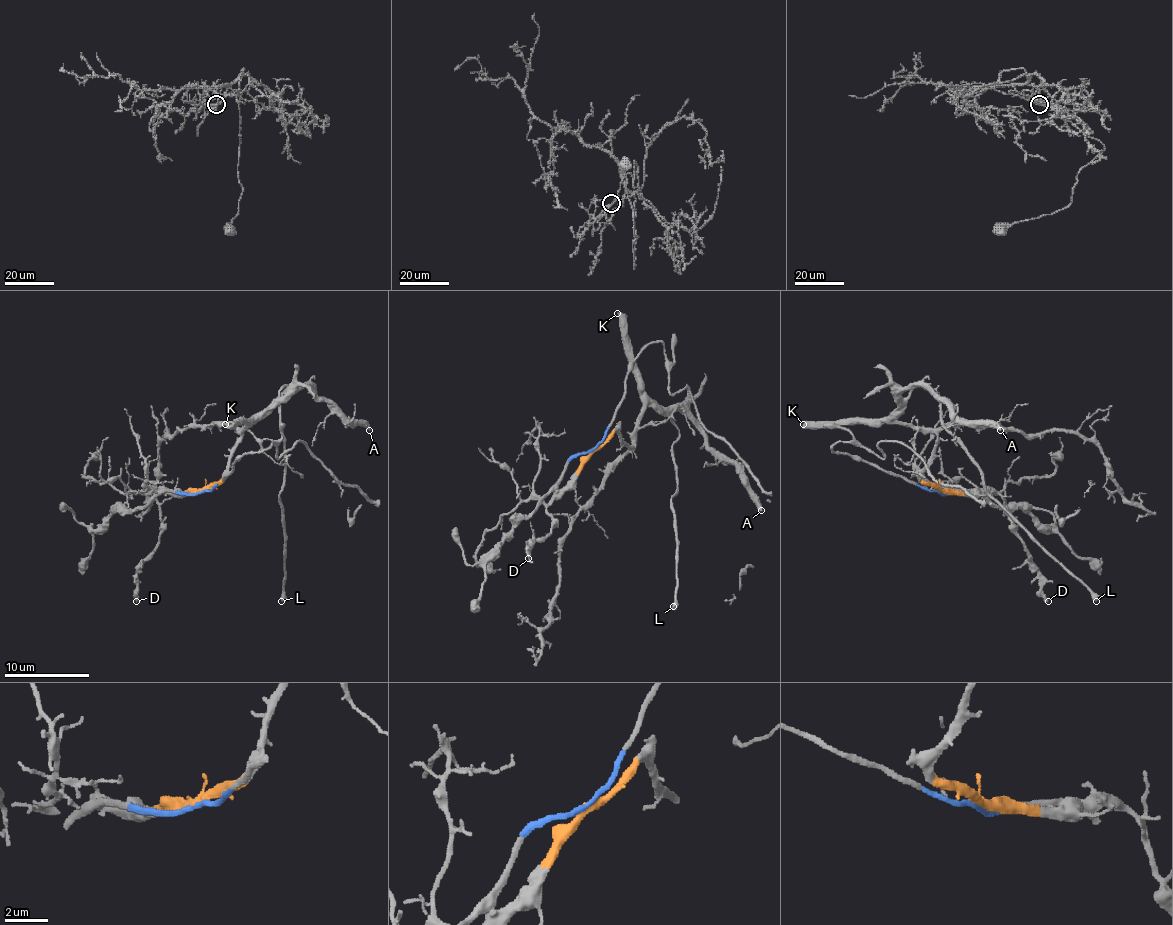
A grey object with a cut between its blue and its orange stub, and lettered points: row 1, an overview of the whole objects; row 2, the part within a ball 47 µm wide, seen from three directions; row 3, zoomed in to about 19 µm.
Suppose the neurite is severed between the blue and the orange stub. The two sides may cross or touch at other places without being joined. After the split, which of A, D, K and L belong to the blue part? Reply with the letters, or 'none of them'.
none of them

